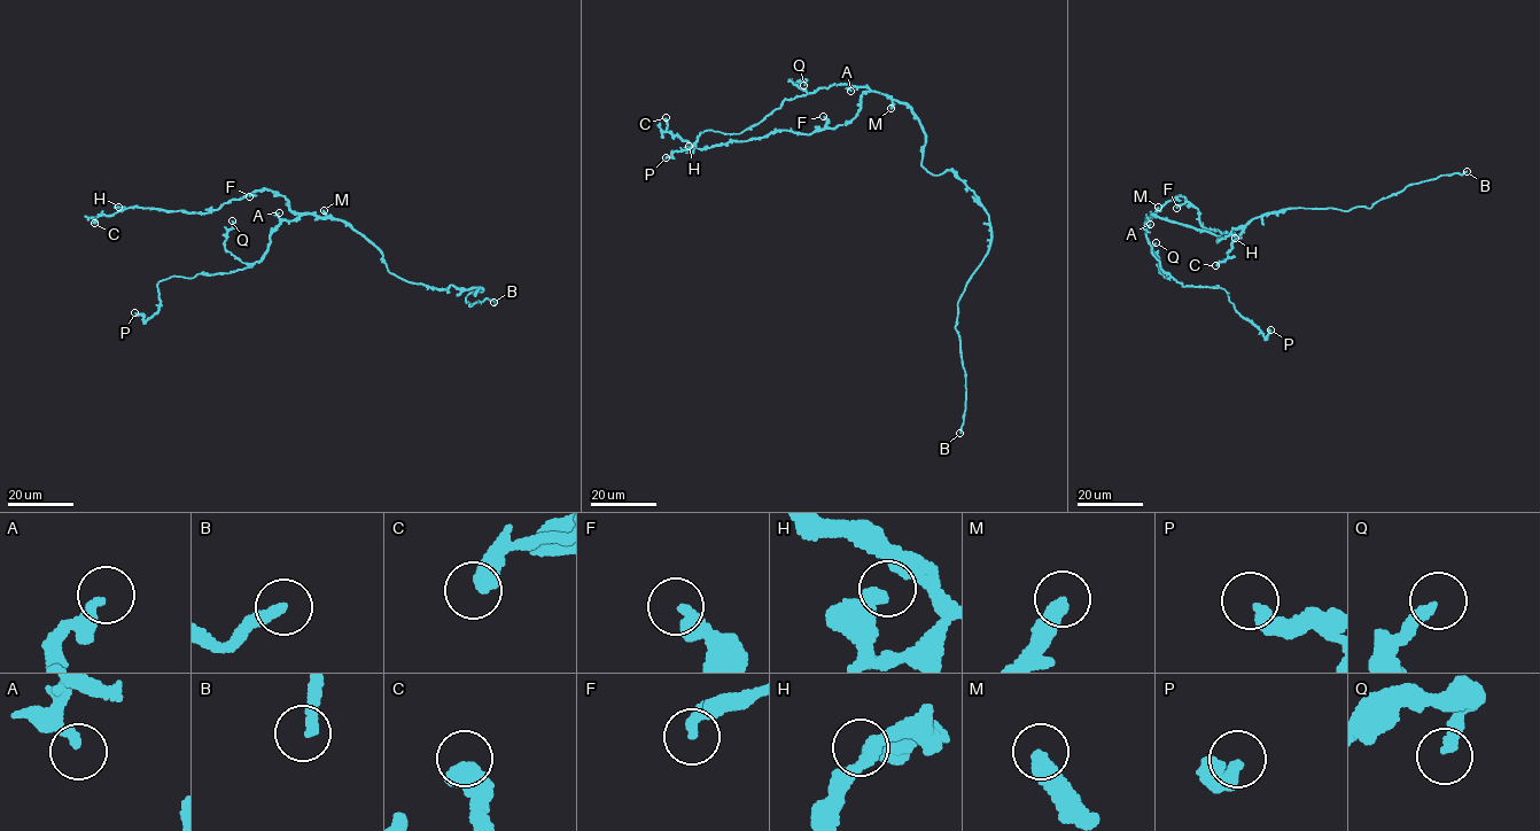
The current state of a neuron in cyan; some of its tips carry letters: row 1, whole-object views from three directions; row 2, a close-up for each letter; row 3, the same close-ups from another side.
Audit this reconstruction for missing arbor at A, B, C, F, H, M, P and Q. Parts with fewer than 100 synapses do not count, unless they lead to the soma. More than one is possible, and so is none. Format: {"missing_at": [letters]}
{"missing_at": ["B"]}

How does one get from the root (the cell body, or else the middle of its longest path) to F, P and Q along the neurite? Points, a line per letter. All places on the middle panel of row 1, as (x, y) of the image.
F: (925, 139), (917, 115), (904, 103), (878, 92), (863, 92), (855, 116), (844, 124), (829, 129), (823, 116)
P: (925, 139), (904, 103), (834, 83), (786, 99), (739, 133), (700, 132), (695, 142), (666, 157)
Q: (925, 139), (917, 115), (878, 92), (834, 83), (807, 93), (790, 79), (804, 79), (803, 85)

